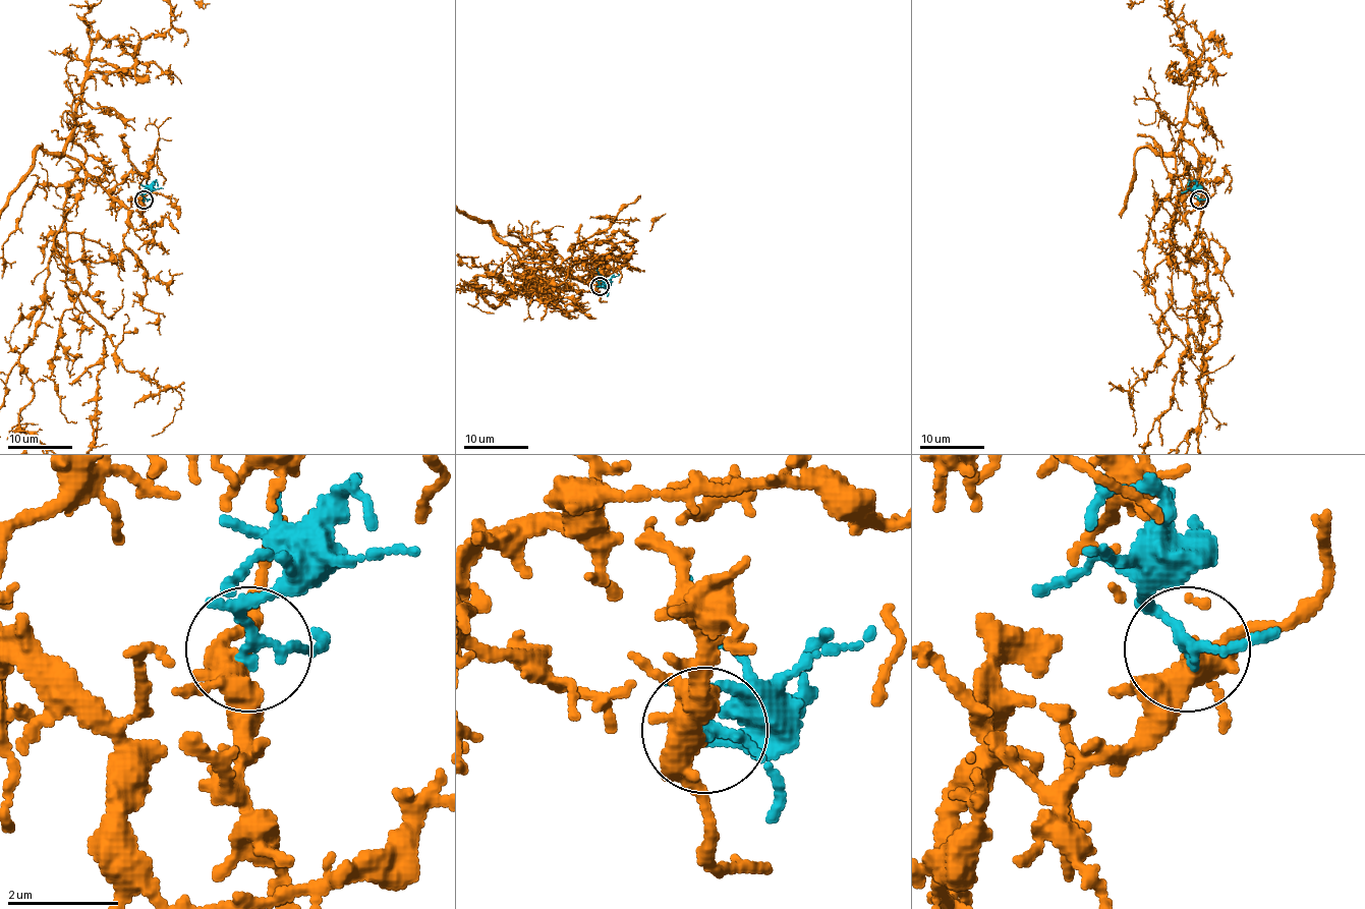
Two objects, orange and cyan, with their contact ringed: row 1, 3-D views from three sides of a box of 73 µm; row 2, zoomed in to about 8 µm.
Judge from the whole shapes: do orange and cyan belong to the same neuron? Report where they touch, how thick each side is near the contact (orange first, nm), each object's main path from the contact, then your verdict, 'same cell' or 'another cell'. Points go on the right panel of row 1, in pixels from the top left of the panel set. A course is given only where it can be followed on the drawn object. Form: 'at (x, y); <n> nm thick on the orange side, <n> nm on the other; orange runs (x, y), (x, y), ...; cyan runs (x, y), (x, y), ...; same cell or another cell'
at (1199, 200); 400 nm thick on the orange side, 140 nm on the other; cyan runs (1199, 199), (1194, 192), (1196, 183), (1188, 179); another cell

